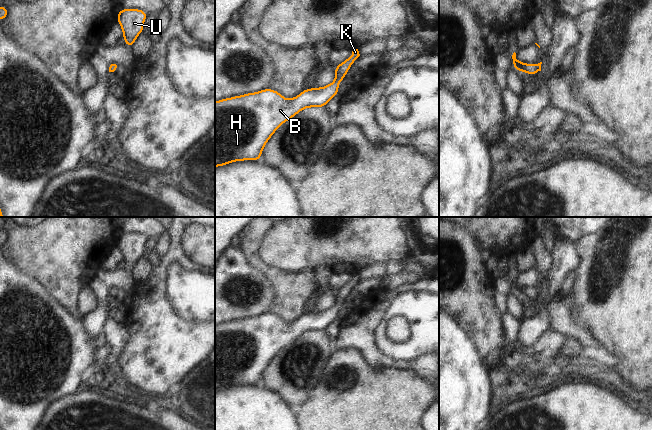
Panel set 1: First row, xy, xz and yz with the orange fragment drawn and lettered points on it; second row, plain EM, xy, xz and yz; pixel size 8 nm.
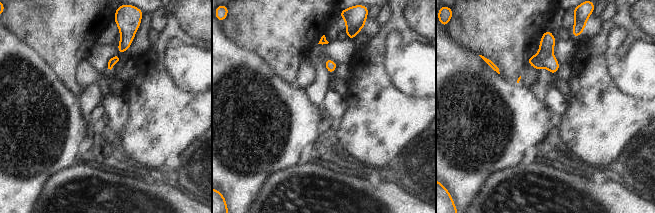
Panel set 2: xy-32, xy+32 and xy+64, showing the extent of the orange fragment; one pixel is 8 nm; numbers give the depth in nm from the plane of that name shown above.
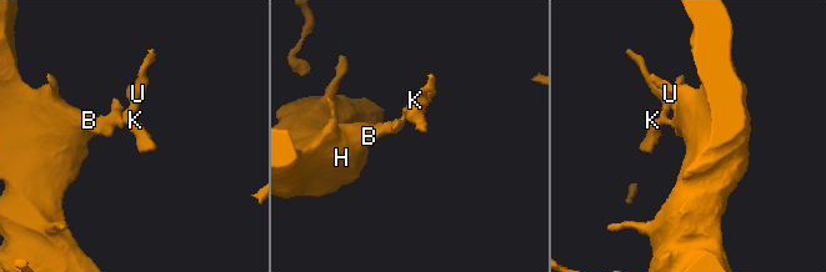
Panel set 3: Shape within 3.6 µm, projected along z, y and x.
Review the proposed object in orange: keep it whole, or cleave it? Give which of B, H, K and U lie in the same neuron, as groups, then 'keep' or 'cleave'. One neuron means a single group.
groups B H K U; keep

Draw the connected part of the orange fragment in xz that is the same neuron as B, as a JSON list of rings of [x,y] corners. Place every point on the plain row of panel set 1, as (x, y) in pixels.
[[[358,273],[335,291],[335,305],[323,312],[306,313],[291,324],[285,323],[279,316],[265,313],[237,321],[215,326],[215,391],[234,385],[261,383],[261,376],[269,362],[284,346],[307,331],[324,331],[328,325],[338,319],[338,309],[344,303],[351,289],[360,280]]]

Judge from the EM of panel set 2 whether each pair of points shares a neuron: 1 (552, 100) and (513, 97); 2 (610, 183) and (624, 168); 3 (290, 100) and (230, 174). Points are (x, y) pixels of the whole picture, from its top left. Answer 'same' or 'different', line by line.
1: different
2: different
3: same

